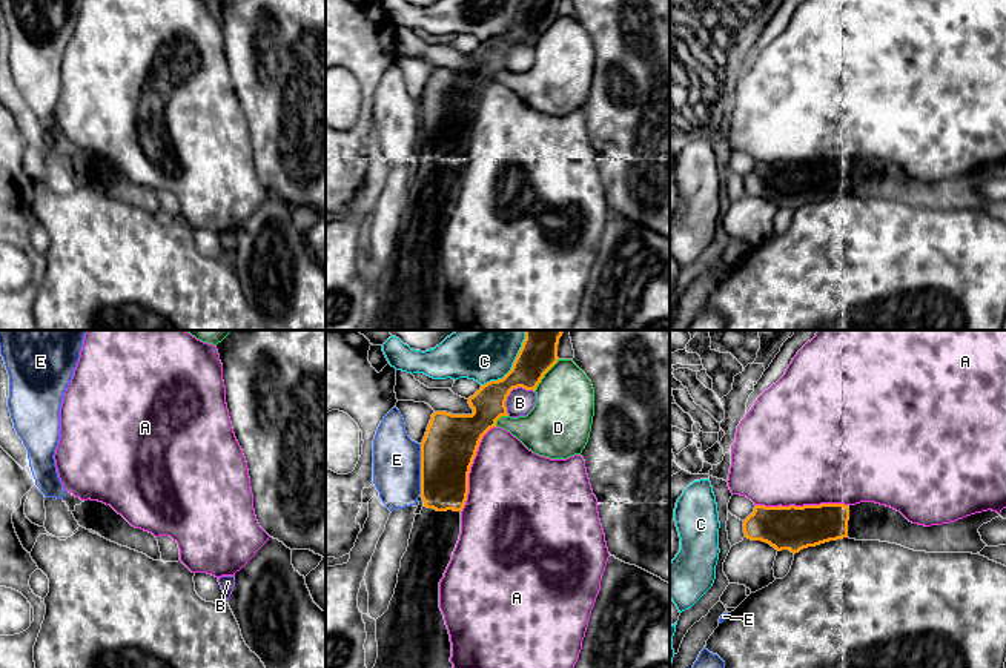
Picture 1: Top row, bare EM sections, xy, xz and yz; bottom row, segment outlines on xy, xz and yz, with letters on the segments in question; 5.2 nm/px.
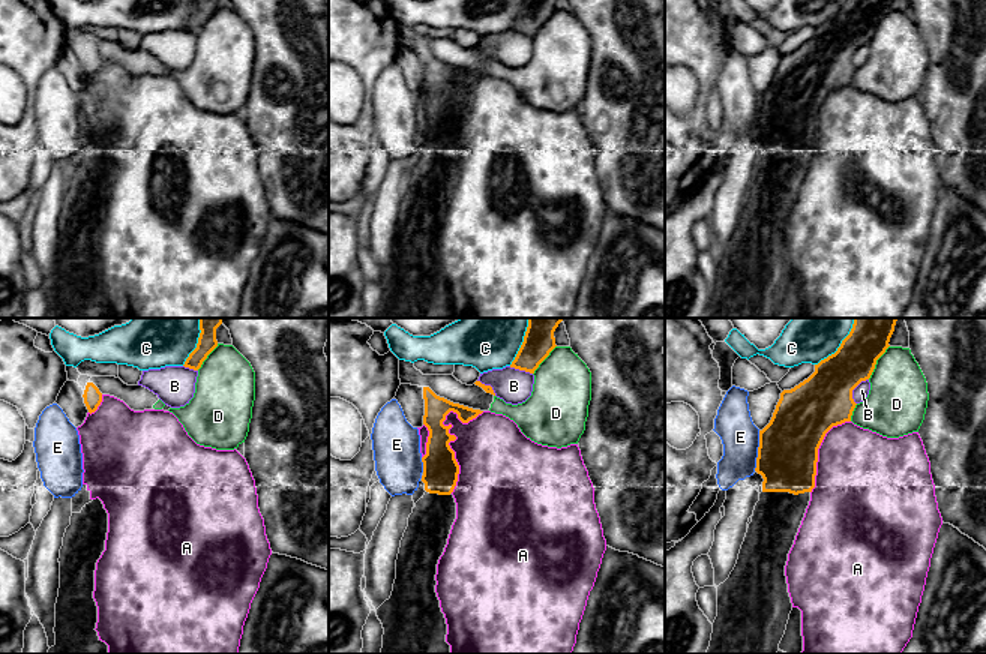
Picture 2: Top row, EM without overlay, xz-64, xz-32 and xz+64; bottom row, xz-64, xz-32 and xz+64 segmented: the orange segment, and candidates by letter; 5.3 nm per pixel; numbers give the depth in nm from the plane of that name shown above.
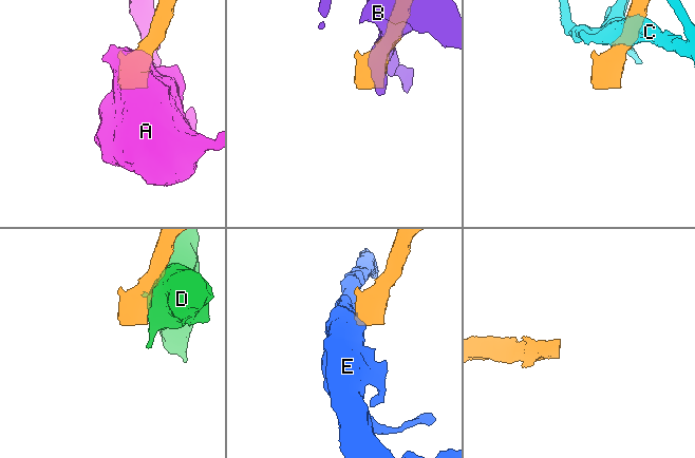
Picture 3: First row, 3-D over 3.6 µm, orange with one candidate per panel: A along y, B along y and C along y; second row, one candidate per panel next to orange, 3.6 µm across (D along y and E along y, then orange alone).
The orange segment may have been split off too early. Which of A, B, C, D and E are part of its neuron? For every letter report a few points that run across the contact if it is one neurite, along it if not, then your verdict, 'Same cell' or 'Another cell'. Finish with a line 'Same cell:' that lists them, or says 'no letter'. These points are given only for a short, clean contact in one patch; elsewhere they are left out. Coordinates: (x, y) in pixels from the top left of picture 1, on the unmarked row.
A: Another cell
B: Another cell
C: Another cell
D: Another cell
E: Line: xz (420, 100), (421, 149). Another cell
Same cell: no letter

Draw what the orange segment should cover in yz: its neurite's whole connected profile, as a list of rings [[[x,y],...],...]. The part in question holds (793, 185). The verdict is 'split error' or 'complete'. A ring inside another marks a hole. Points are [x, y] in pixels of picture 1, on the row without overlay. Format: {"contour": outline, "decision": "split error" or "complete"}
{"contour": [[[860,158],[855,161],[845,160],[820,160],[803,163],[765,163],[756,161],[754,167],[743,177],[745,193],[762,197],[774,203],[777,207],[789,206],[799,209],[803,204],[816,203],[829,197],[843,193],[855,197],[880,197],[897,200],[914,207],[926,209],[980,209],[988,203],[978,189],[983,180],[1001,172],[1006,175],[1006,164],[998,170],[988,166],[941,181],[918,181],[909,178],[900,167],[875,158]]], "decision": "split error"}

